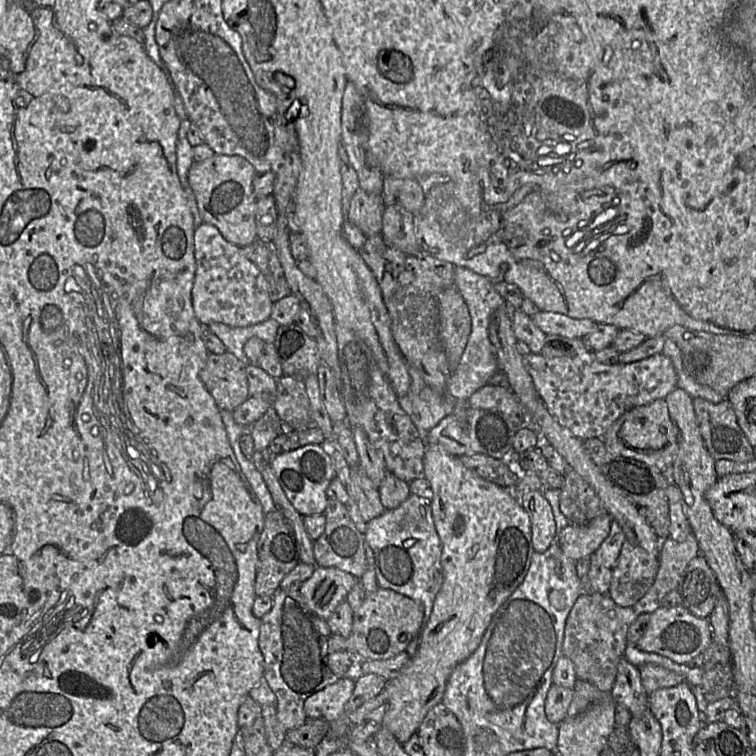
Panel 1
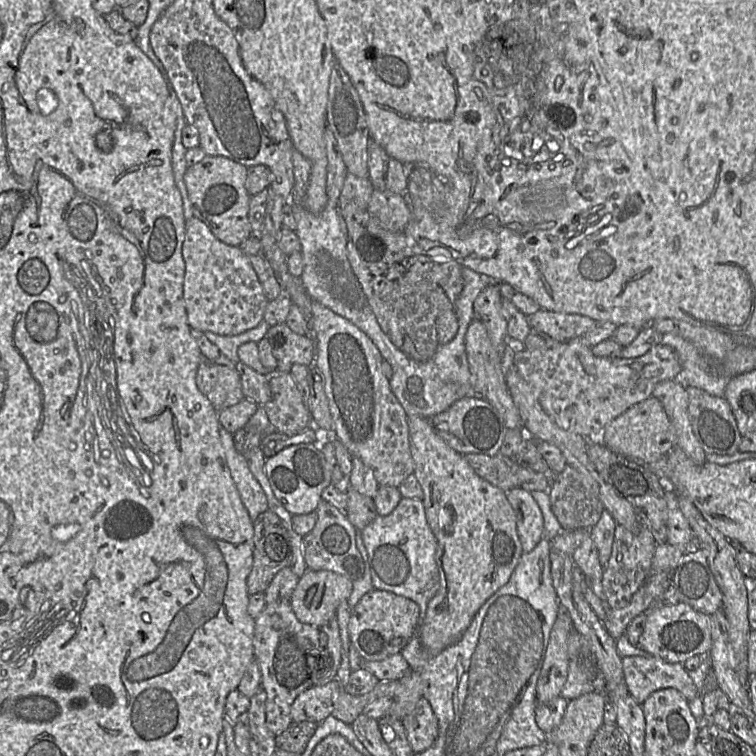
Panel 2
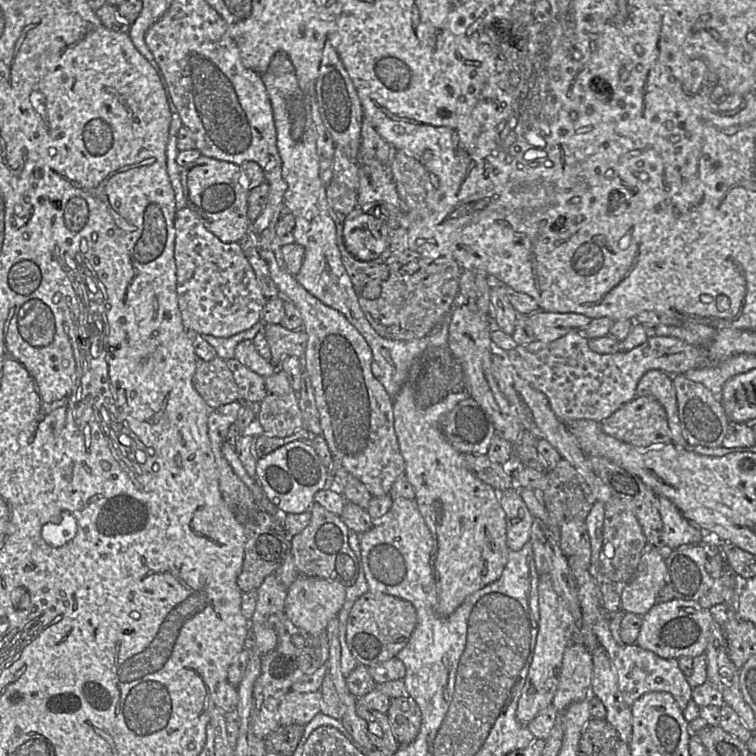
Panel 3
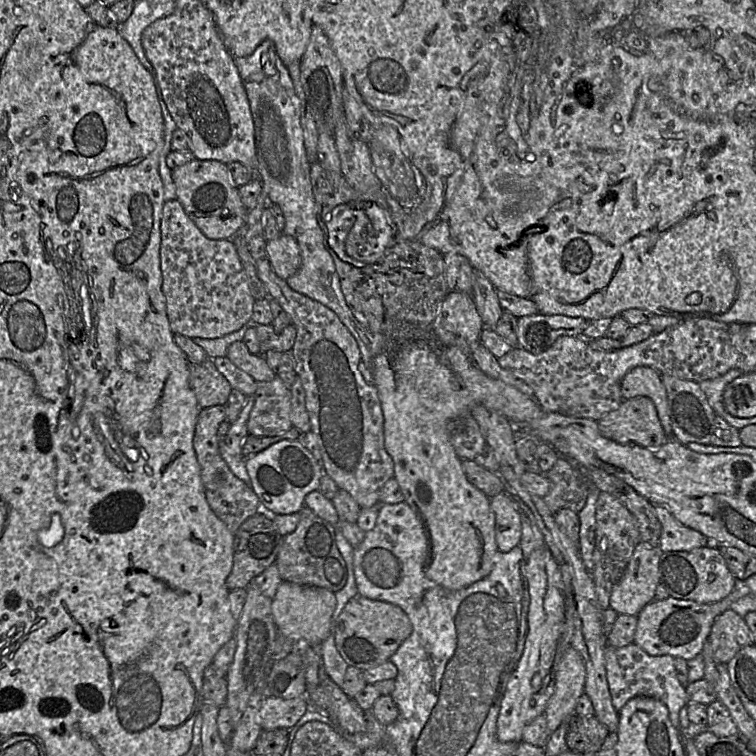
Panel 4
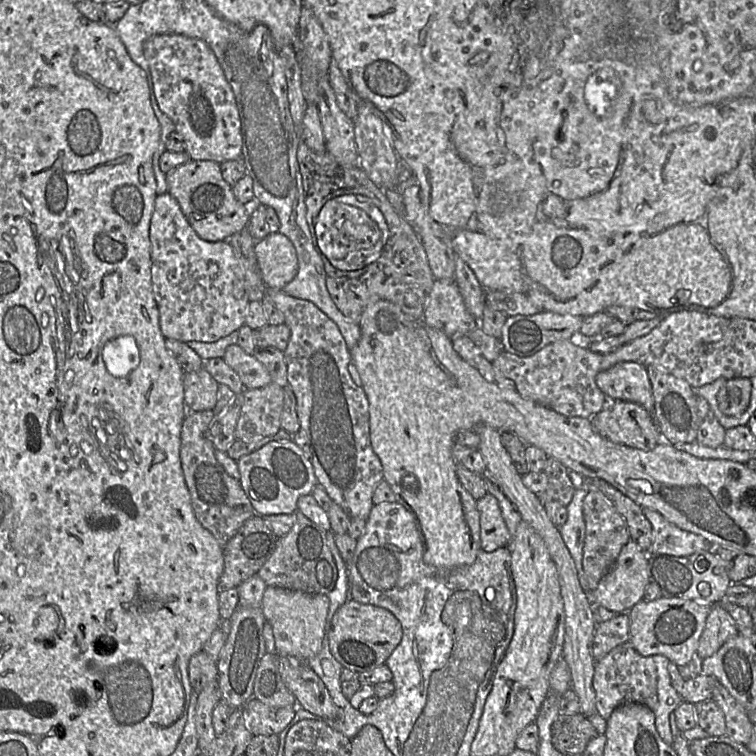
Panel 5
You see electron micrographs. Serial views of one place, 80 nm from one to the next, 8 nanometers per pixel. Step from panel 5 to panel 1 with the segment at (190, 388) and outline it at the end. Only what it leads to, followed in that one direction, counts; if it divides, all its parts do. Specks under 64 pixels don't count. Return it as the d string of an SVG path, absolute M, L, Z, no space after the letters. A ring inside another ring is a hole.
M230 352L209 353L200 379L220 410L232 412L250 396L246 365Z

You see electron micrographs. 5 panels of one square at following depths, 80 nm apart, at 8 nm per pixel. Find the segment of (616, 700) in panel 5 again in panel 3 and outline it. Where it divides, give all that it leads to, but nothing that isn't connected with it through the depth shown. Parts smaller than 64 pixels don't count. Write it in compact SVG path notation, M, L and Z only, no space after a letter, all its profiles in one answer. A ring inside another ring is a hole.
M604 612L593 627L593 633L599 644L609 657L616 675L619 691L625 703L631 706L641 696L652 692L670 693L681 710L684 710L692 699L693 687L679 668L677 659L664 659L651 651L645 650L636 644L618 644L612 637Z

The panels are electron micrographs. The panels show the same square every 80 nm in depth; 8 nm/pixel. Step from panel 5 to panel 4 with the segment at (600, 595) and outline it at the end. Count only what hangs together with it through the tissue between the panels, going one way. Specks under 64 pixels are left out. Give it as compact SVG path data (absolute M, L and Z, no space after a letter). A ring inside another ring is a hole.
M639 543L620 578L609 595L608 606L618 614L637 616L650 602L654 601L655 590L659 585L659 559L661 550L645 543Z

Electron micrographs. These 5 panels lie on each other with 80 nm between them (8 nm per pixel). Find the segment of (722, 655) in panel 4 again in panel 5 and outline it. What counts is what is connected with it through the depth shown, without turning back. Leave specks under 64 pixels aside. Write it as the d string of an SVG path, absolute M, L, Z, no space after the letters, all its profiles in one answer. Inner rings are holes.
M714 605L707 617L705 628L699 639L697 654L702 659L711 657L730 638L740 634L736 621L721 605Z

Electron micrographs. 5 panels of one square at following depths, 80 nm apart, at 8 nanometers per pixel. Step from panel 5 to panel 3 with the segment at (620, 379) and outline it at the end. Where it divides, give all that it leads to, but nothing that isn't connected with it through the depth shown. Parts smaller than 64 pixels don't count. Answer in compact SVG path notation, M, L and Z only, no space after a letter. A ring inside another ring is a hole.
M660 370L647 371L637 385L636 395L655 398L667 414L671 442L679 447L690 448L681 431L676 390L671 375Z

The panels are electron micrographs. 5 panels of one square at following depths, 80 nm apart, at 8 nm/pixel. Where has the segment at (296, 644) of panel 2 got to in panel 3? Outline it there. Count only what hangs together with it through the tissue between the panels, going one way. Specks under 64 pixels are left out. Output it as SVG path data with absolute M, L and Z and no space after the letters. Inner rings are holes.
M284 610L270 615L268 623L276 634L277 643L274 649L262 656L261 671L254 684L253 696L251 695L251 729L260 739L281 726L277 720L277 711L285 695L289 692L319 691L327 674L327 665L322 664L323 648L320 647L320 636L313 636L295 626Z

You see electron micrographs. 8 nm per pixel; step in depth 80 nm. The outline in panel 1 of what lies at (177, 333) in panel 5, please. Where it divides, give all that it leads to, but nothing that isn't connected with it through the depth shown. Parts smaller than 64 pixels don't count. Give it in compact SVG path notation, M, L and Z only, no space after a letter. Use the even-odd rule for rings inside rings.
M203 222L194 231L195 276L191 289L192 308L202 325L222 323L231 327L246 327L270 318L273 302L269 295L269 285L254 263L246 258L239 246L223 238L218 229Z

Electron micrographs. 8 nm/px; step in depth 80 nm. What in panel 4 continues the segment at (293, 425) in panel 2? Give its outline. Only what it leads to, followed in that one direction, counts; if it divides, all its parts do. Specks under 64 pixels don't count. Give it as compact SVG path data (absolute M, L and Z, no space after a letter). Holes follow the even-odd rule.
M277 376L267 382L257 383L253 403L247 420L247 432L251 436L278 436L293 428L291 390Z

